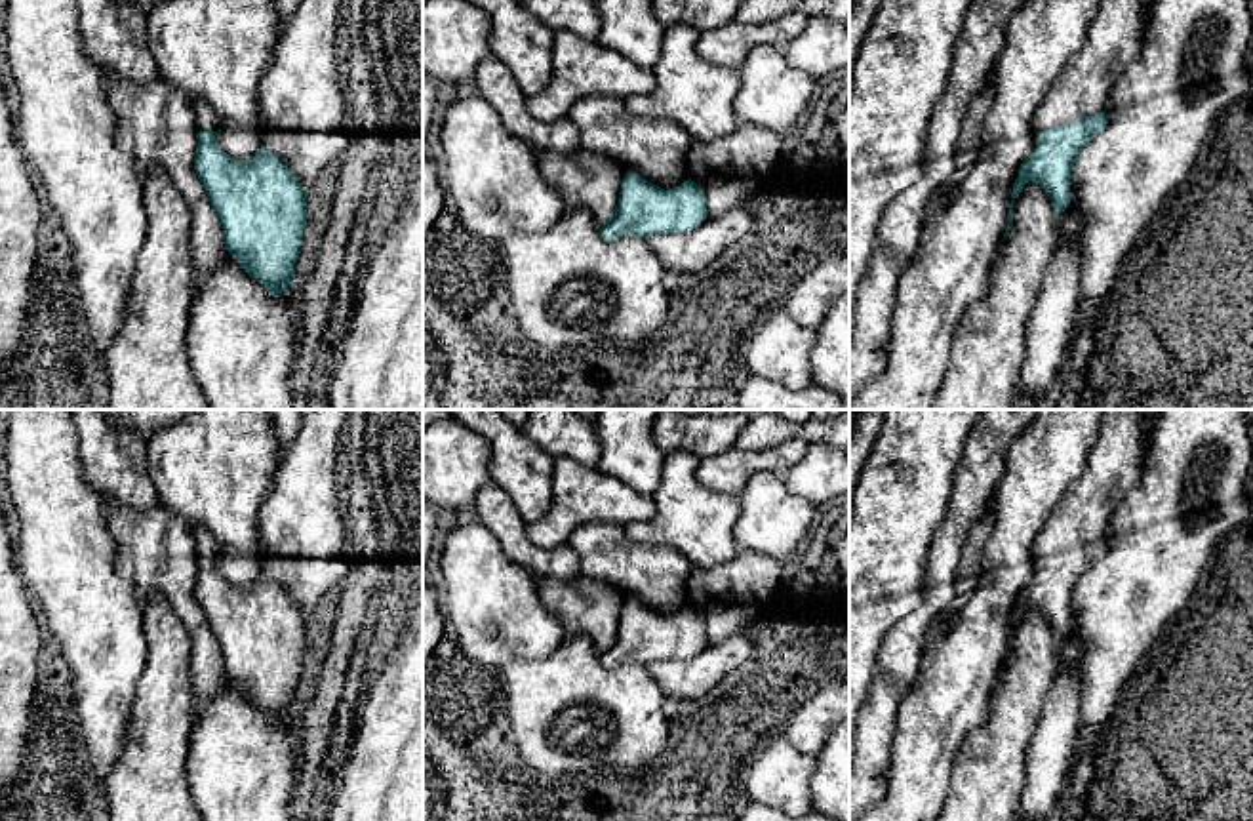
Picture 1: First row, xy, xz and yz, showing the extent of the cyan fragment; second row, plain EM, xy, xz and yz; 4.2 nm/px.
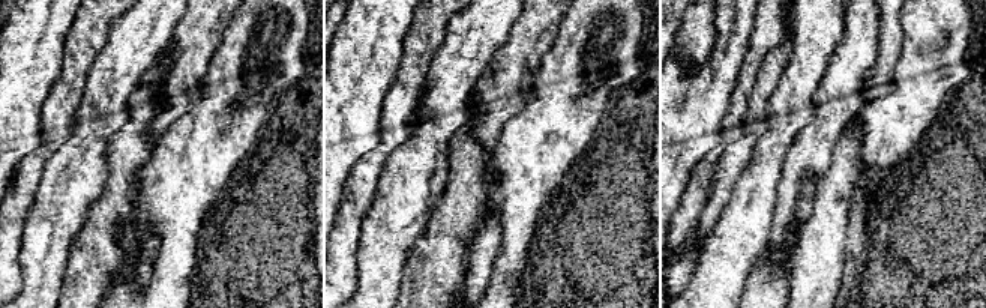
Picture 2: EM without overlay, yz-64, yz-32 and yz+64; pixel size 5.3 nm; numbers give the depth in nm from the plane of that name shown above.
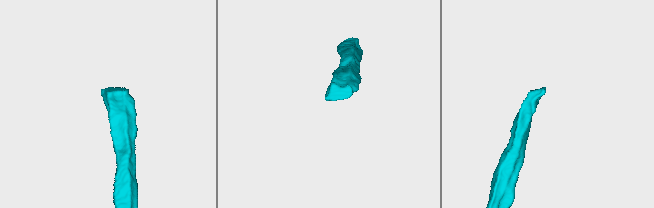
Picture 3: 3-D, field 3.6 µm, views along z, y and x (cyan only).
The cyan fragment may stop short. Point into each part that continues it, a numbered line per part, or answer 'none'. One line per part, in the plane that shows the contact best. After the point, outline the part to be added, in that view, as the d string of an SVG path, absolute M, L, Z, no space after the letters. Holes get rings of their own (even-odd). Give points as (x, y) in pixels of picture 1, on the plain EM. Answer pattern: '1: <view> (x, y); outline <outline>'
1: yz (1114, 463); outline M1103 410L1097 442L1034 545L1036 558L1108 539L1112 516L1143 474L1144 419L1162 410Z

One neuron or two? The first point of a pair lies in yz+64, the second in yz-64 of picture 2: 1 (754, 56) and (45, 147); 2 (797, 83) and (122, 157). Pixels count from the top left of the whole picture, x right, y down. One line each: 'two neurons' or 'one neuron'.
1: one neuron
2: two neurons

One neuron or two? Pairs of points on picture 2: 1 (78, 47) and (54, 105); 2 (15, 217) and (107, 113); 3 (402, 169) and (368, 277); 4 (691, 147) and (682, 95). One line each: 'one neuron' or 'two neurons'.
1: one neuron
2: two neurons
3: one neuron
4: one neuron

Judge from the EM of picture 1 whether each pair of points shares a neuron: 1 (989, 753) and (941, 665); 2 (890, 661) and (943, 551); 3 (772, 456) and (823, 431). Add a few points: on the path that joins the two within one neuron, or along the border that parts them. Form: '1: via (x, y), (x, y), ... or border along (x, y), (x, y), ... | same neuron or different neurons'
1: border along (993, 686), (987, 717), (968, 736), (953, 766) | different neurons
2: via (909, 635), (930, 610), (939, 593), (941, 578) | same neuron
3: border along (808, 442), (785, 439), (760, 452) | different neurons

